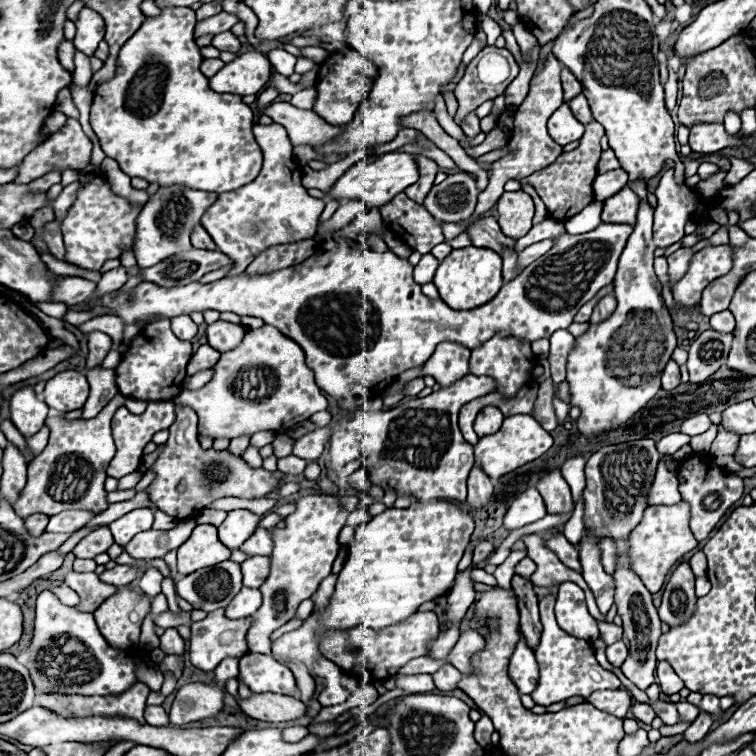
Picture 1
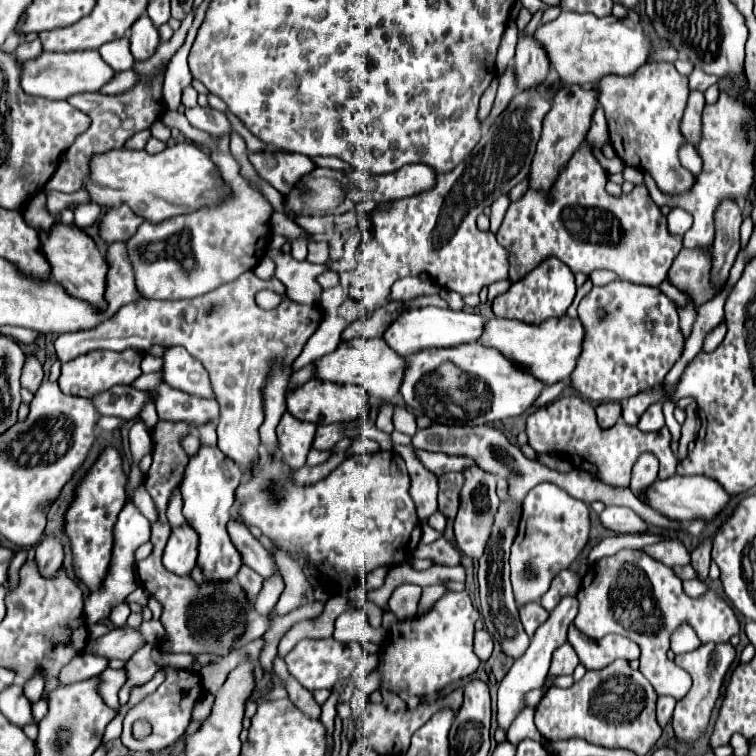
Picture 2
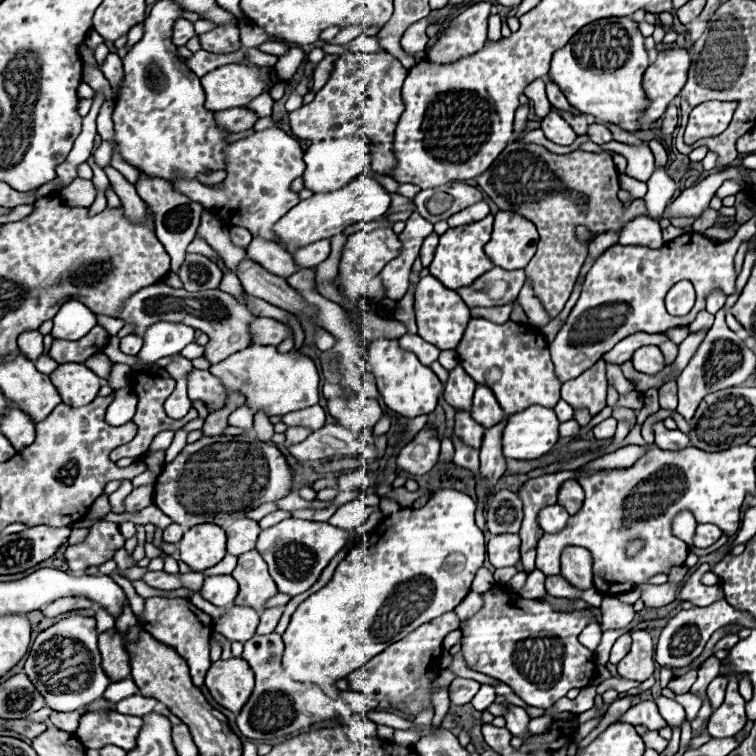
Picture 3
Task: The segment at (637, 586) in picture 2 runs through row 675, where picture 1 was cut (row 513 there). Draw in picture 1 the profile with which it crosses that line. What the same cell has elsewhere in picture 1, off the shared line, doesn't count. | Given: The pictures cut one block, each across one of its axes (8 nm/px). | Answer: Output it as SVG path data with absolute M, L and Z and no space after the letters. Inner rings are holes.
M684 500L672 506L654 505L644 510L644 516L640 524L632 530L628 536L628 564L636 576L644 582L644 586L656 594L670 572L672 566L676 566L684 554L694 550L698 546L689 528L690 507Z

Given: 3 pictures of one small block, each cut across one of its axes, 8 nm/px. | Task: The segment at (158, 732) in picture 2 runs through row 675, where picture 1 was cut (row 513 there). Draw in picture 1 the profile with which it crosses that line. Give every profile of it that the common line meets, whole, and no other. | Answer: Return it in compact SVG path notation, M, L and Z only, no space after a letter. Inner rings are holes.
M178 406L176 422L168 430L168 444L154 462L156 478L148 486L150 500L158 506L158 510L166 512L168 516L184 520L196 516L204 506L212 504L218 498L264 498L266 494L278 490L278 478L274 476L274 472L268 472L264 468L252 468L240 456L228 450L200 448L198 418L192 408Z

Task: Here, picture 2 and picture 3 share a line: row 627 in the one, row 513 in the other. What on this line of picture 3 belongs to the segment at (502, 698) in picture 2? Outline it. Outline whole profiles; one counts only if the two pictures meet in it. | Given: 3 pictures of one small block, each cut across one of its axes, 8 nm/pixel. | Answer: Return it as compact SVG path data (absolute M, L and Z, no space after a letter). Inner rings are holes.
M558 504L546 506L546 508L540 512L540 516L538 516L542 530L548 532L548 534L560 532L560 530L566 526L568 518L570 518L570 514L568 514L562 506L558 506Z

